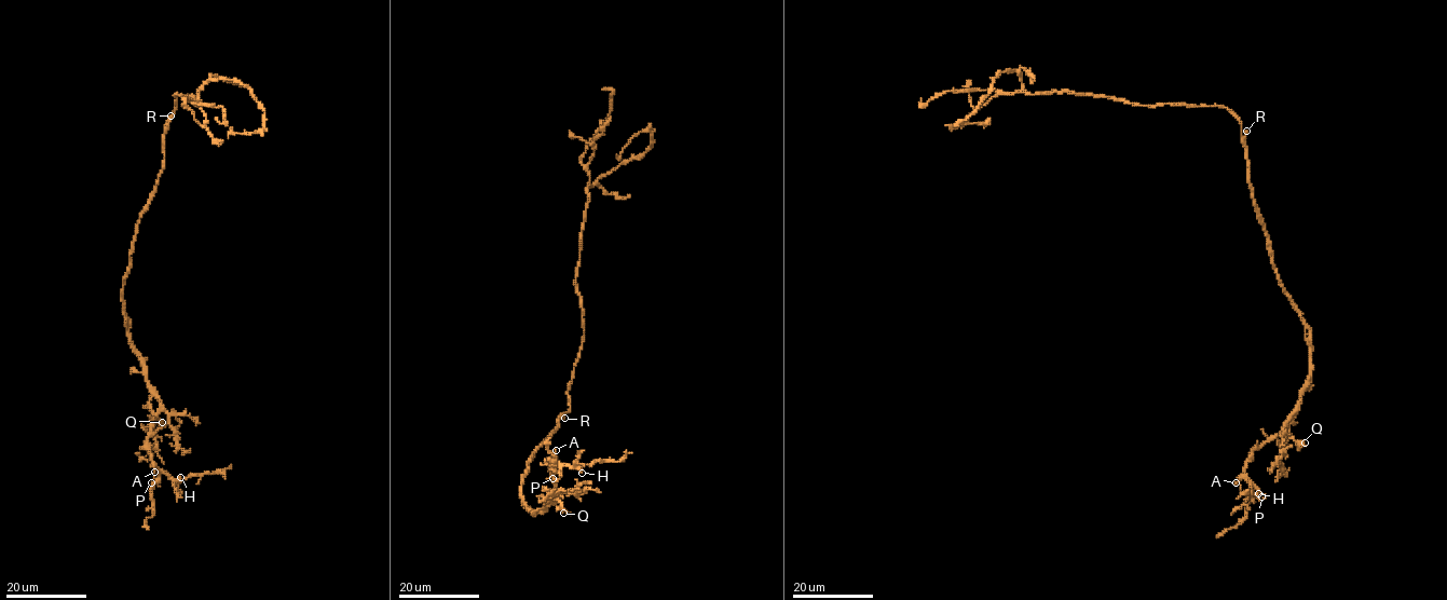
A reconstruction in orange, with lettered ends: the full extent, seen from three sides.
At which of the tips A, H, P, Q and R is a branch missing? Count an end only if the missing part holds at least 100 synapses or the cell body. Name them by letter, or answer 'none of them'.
R

